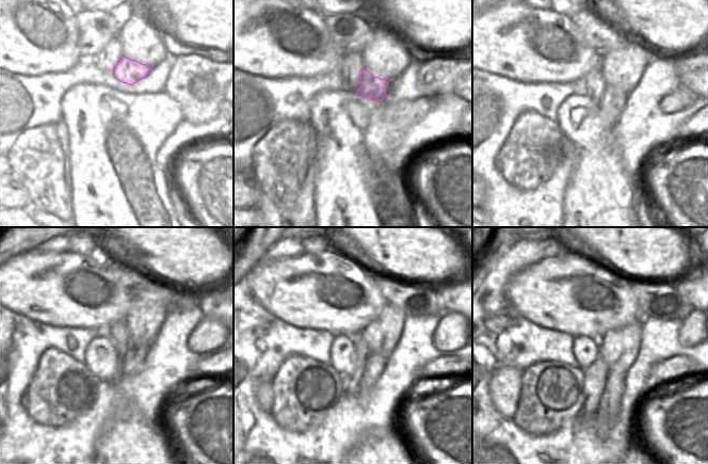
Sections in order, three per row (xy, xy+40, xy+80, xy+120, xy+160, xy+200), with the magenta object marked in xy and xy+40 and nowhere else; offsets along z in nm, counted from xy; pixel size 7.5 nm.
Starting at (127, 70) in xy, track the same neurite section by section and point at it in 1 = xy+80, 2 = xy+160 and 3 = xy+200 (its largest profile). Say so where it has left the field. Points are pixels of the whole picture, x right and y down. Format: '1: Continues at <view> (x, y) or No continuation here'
1: Continues at xy+80 (613, 102)
2: Continues at xy+160 (384, 371)
3: Continues at xy+200 (621, 429)

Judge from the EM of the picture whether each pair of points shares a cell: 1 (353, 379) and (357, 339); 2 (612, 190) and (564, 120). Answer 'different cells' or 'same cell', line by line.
1: same cell
2: same cell

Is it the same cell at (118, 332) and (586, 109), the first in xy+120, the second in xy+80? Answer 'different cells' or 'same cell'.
different cells

